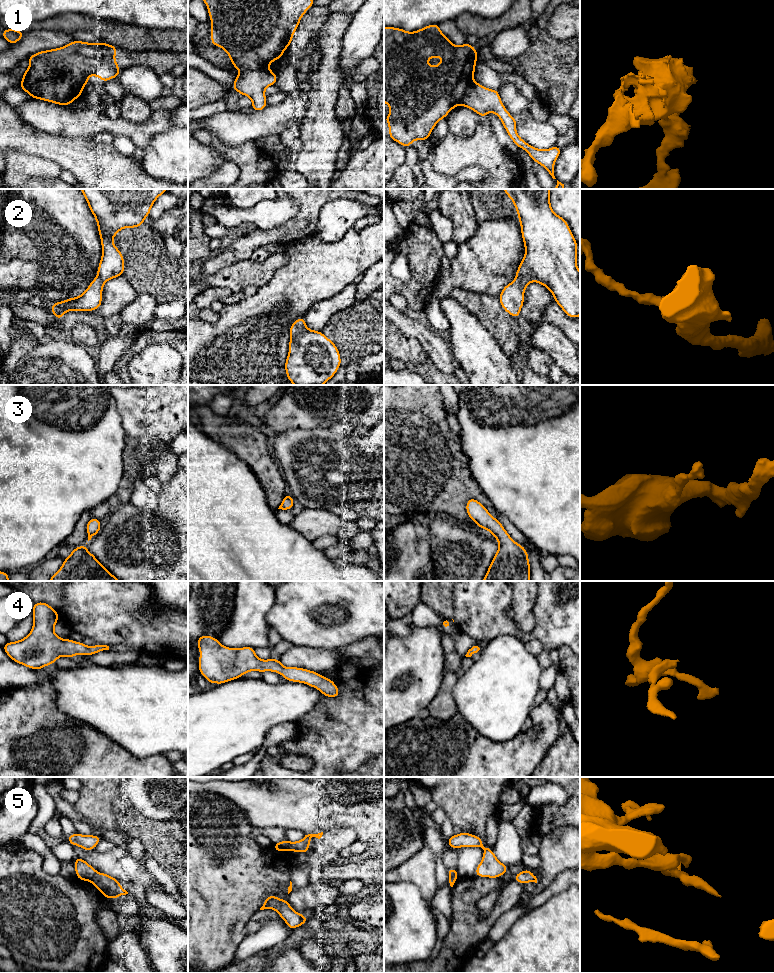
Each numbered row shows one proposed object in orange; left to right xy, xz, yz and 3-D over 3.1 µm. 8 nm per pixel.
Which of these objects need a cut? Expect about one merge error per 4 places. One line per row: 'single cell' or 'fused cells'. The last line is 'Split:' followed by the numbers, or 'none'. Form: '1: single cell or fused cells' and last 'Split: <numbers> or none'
1: fused cells
2: single cell
3: single cell
4: single cell
5: fused cells
Split: 1, 5

